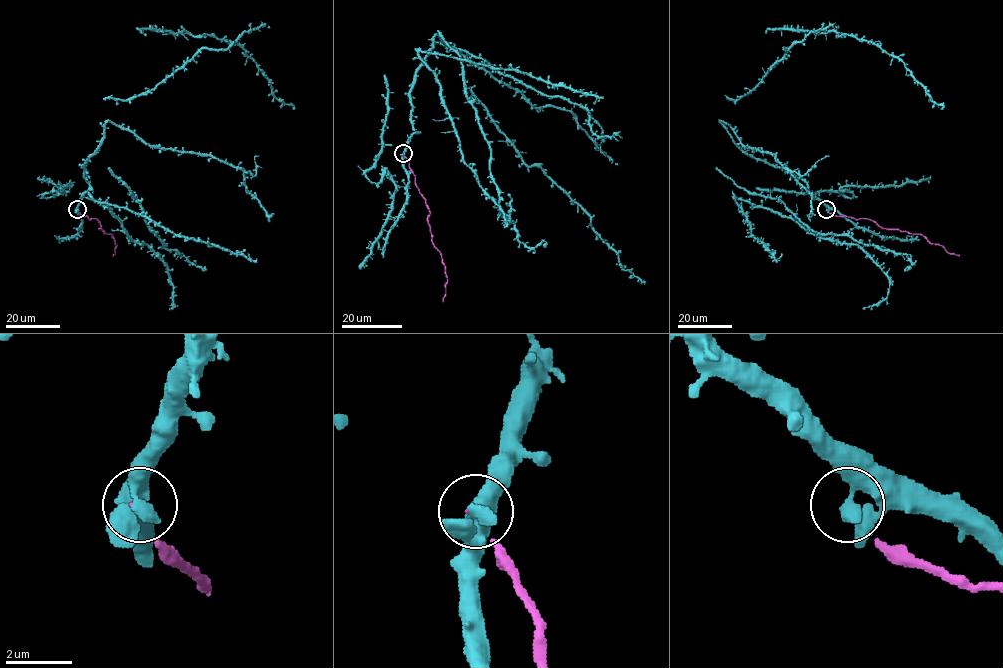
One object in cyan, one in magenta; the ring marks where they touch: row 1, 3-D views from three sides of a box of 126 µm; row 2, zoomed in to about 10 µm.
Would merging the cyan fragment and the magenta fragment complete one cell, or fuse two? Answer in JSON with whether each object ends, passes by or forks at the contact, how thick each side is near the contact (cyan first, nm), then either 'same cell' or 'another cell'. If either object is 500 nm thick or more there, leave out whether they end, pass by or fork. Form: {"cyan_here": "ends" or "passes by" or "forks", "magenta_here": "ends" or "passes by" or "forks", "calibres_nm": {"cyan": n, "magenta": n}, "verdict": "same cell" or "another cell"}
{"cyan_here": "ends", "magenta_here": "ends", "calibres_nm": {"cyan": 480, "magenta": 40}, "verdict": "another cell"}

